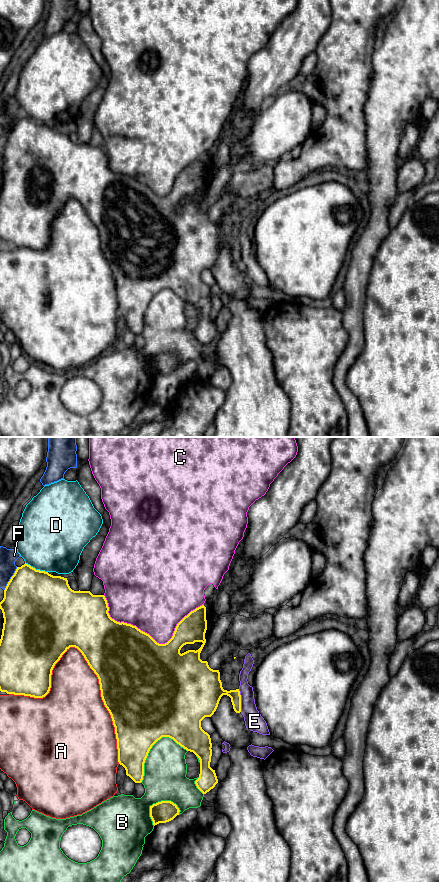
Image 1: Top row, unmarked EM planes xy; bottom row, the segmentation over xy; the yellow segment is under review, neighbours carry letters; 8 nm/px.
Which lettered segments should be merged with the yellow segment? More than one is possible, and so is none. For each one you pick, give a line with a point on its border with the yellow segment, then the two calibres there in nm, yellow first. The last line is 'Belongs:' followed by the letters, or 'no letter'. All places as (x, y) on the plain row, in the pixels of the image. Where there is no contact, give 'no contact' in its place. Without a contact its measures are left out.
Belongs: no letter

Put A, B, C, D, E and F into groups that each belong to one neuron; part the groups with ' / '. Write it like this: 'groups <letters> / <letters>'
groups A / B / C / D / E / F

